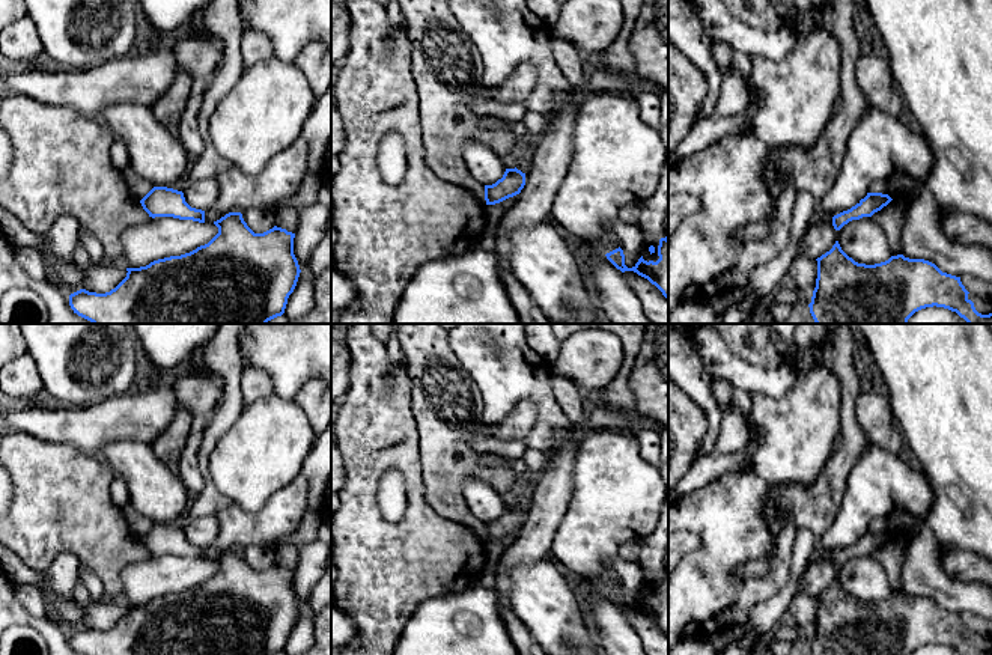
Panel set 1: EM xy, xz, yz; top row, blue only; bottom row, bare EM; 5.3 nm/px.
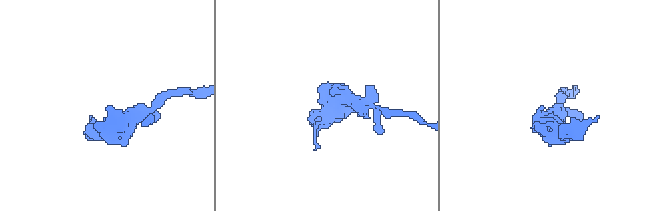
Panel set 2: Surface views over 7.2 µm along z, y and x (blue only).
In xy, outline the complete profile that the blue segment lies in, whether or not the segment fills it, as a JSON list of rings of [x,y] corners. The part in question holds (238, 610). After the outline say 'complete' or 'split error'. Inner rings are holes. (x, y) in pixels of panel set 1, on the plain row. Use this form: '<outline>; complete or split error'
[[[229,550],[214,562],[218,571],[208,581],[146,604],[126,605],[126,614],[110,629],[80,626],[69,632],[71,646],[81,655],[281,653],[301,610],[294,592],[295,571],[277,563],[254,571],[241,550]]]; complete

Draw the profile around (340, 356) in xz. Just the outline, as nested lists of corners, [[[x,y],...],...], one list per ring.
[[[331,336],[331,402],[343,399],[351,384],[351,351],[342,336]]]

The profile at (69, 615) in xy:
[[[0,544],[0,571],[3,571],[14,584],[35,587],[45,599],[50,614],[69,632],[83,626],[83,610],[74,601],[69,601],[45,587],[45,572],[36,572],[29,568],[17,553]]]

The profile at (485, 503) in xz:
[[[477,477],[465,480],[462,494],[473,516],[482,522],[495,521],[506,509],[501,495]]]

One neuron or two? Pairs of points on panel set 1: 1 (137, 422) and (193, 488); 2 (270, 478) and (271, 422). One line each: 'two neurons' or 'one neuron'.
1: two neurons
2: one neuron

